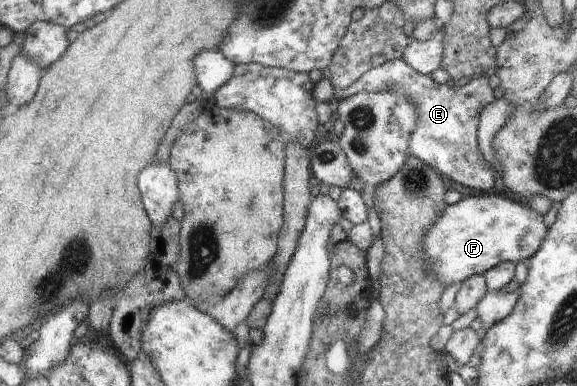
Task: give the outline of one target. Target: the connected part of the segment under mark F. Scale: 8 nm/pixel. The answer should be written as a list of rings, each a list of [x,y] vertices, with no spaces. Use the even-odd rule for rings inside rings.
[[[502,193],[464,196],[439,217],[426,234],[426,261],[435,276],[444,284],[462,283],[473,275],[481,275],[499,263],[531,259],[546,235],[543,217],[529,205],[513,201]]]

